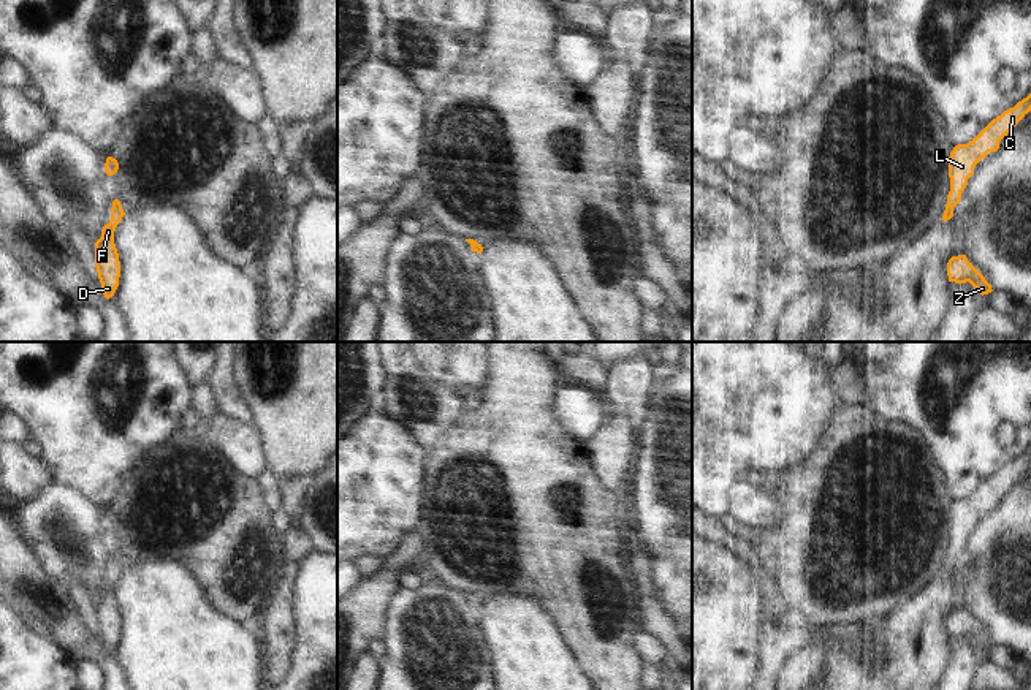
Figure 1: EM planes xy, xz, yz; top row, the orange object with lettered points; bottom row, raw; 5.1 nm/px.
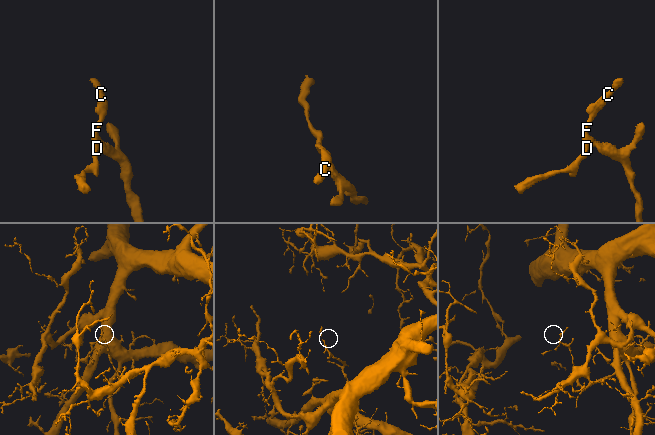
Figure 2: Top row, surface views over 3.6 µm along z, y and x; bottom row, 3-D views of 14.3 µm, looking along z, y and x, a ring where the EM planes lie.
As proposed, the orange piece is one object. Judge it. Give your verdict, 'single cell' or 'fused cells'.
single cell

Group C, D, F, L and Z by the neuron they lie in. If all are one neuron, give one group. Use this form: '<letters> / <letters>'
C D F L Z

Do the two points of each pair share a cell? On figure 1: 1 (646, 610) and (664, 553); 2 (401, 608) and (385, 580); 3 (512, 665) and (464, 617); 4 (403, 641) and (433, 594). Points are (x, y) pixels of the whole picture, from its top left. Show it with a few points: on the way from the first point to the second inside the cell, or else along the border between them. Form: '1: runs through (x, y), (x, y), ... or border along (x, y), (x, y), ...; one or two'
1: border along (645, 548), (651, 557), (656, 597), (672, 617); two
2: border along (398, 586), (388, 602), (384, 630); two
3: border along (482, 606), (482, 632), (488, 640), (493, 673); two
4: runs through (414, 630), (433, 611), (433, 605); one

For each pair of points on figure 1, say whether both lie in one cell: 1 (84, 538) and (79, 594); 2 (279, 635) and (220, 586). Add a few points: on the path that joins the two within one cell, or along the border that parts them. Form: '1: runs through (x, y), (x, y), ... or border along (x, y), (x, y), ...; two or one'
1: border along (62, 583), (75, 580), (94, 599); two
2: border along (277, 586), (265, 610), (258, 632); two

